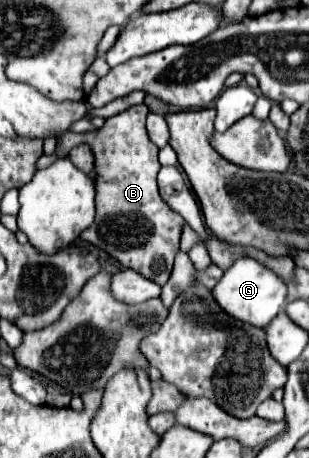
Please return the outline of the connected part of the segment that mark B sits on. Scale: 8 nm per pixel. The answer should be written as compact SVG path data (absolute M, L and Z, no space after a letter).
M134 105L134 107L130 107L130 109L126 109L126 111L122 111L122 113L118 113L118 115L114 115L114 117L110 117L110 119L106 119L106 123L104 123L104 127L102 129L96 129L96 131L88 131L88 133L78 133L78 135L72 135L72 137L76 137L76 143L88 143L90 145L90 149L92 149L92 153L94 153L94 187L96 187L96 217L94 217L94 223L92 223L92 227L88 227L88 229L84 229L82 231L82 235L80 235L80 239L82 241L86 241L86 243L92 243L92 245L96 245L96 247L100 247L100 249L104 249L110 257L114 257L116 261L120 261L122 265L126 265L126 267L130 267L130 269L134 269L134 271L138 271L138 273L142 273L142 275L146 275L148 279L152 279L152 281L156 281L158 285L164 285L166 281L168 281L168 277L170 277L170 273L172 273L172 267L174 267L174 257L176 257L176 253L180 251L180 237L182 237L182 227L184 227L184 219L178 215L178 213L174 213L164 201L162 201L162 197L160 197L160 193L158 193L158 187L156 187L156 175L158 175L158 171L160 171L160 163L158 163L158 147L148 139L148 133L146 133L146 125L144 125L144 121L146 121L146 113L148 113L148 107L146 105Z

